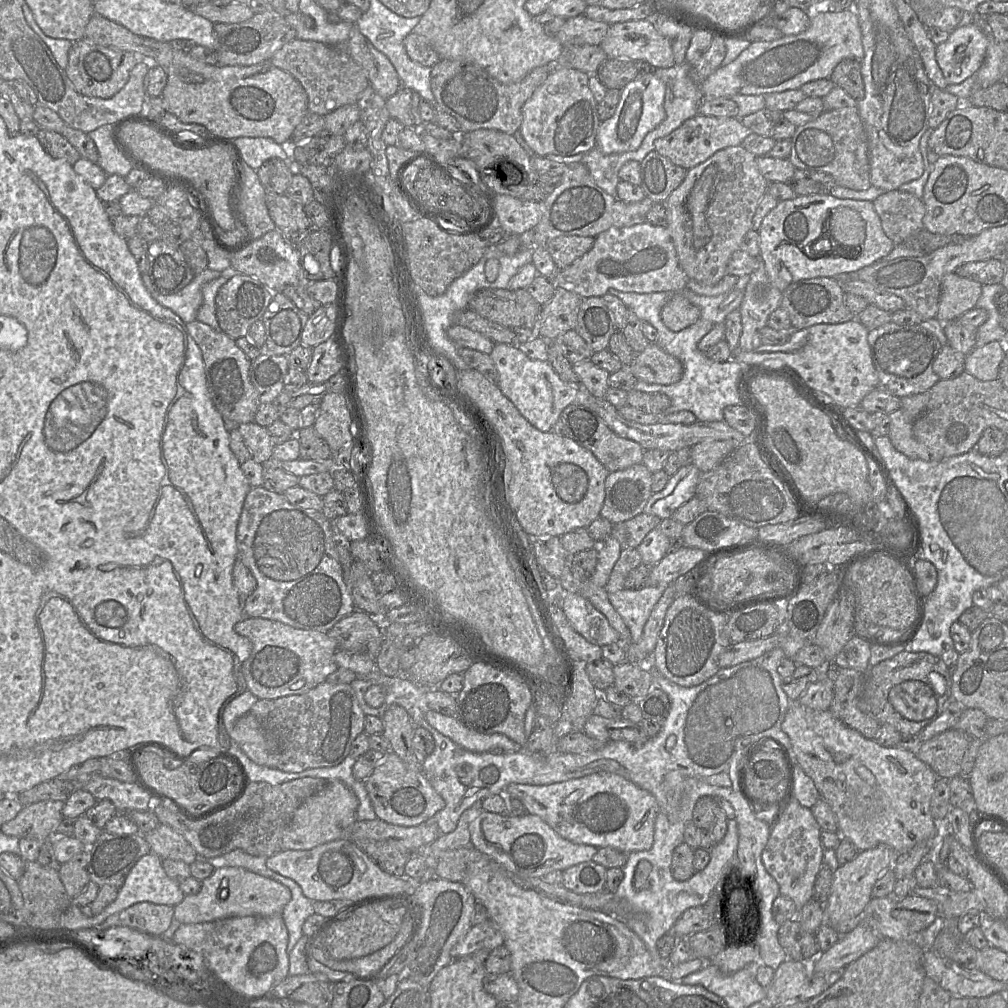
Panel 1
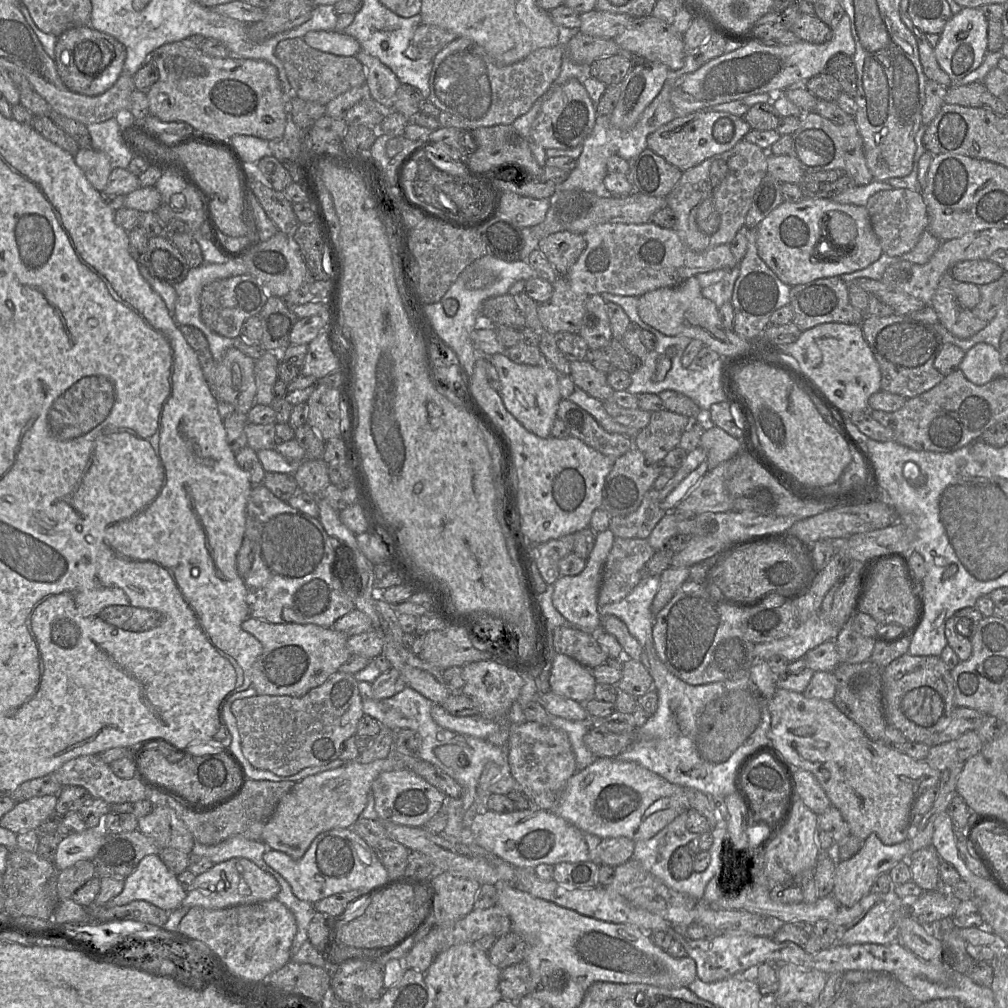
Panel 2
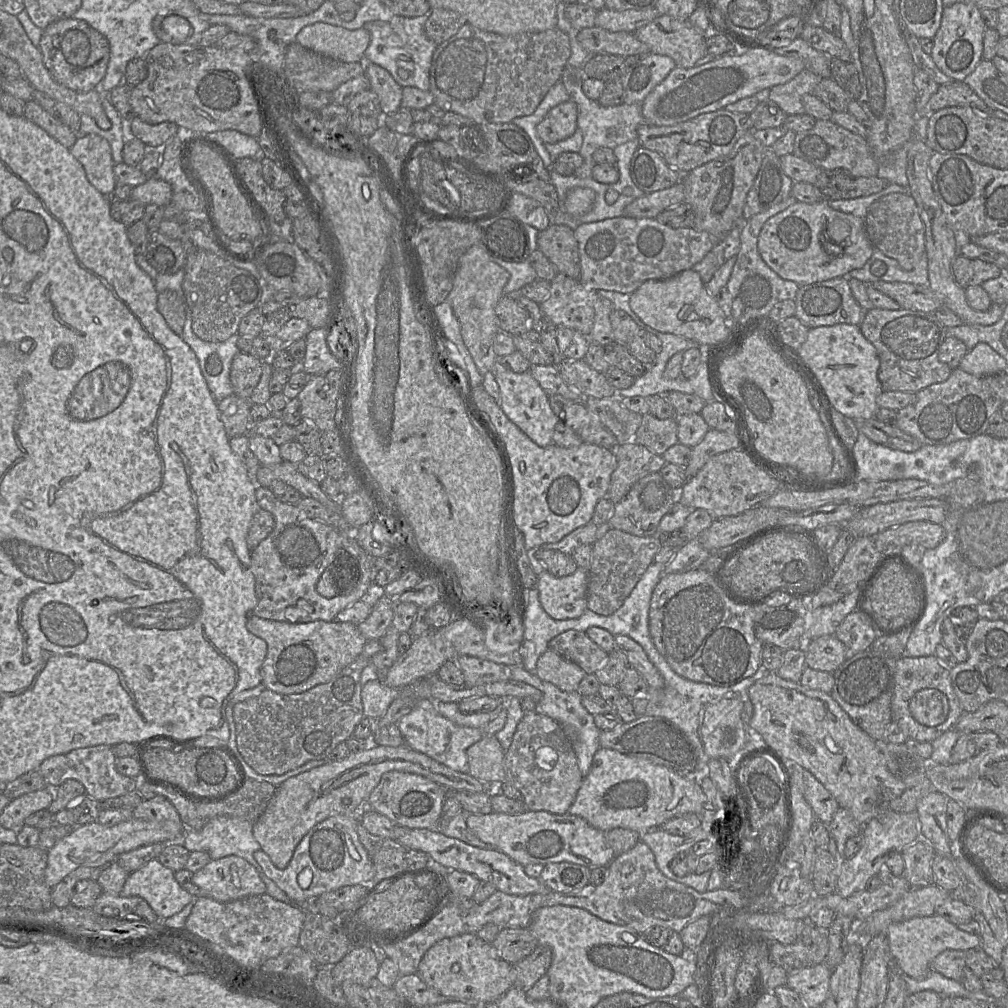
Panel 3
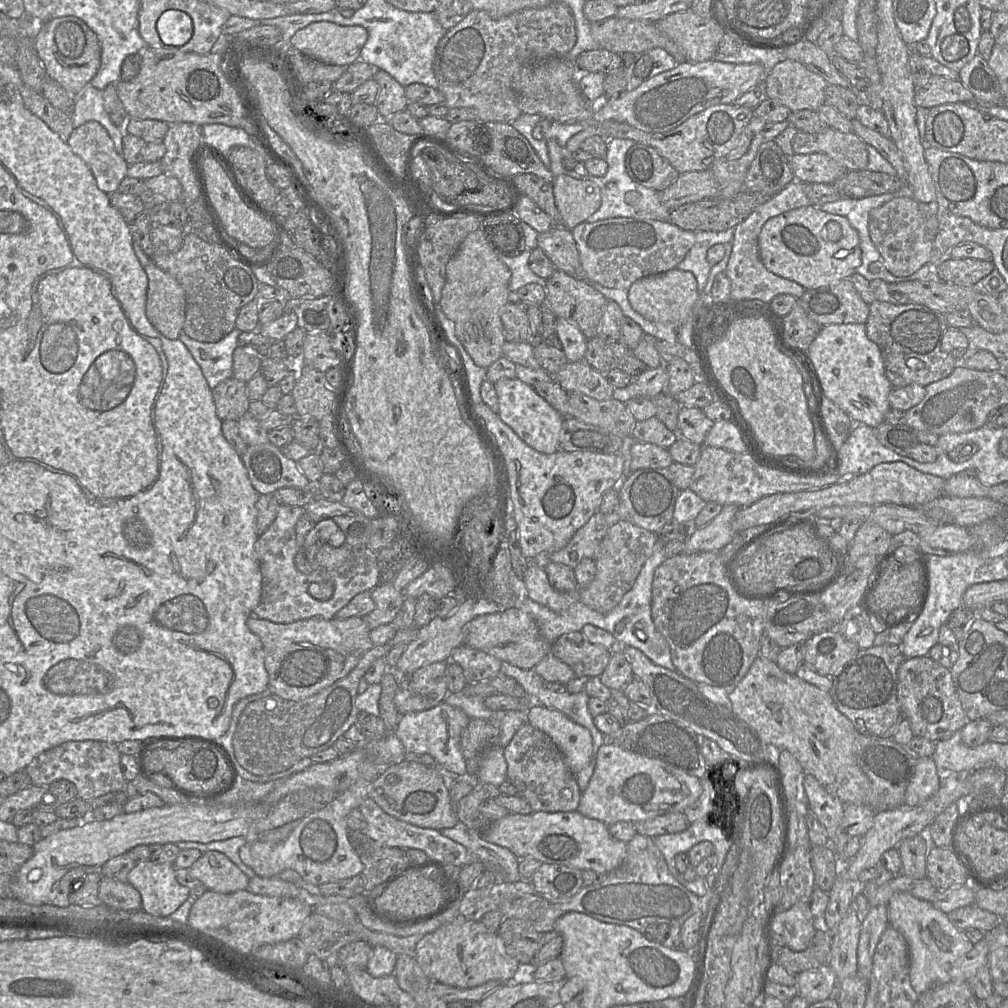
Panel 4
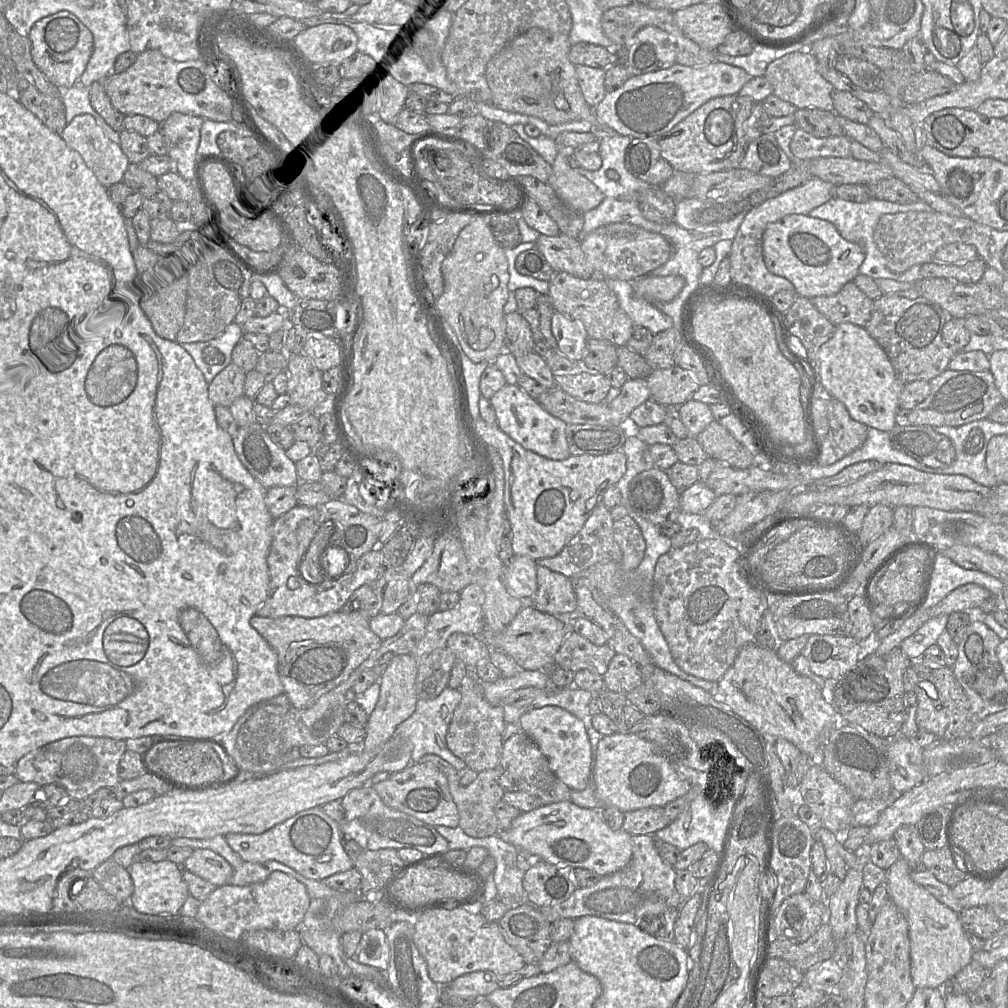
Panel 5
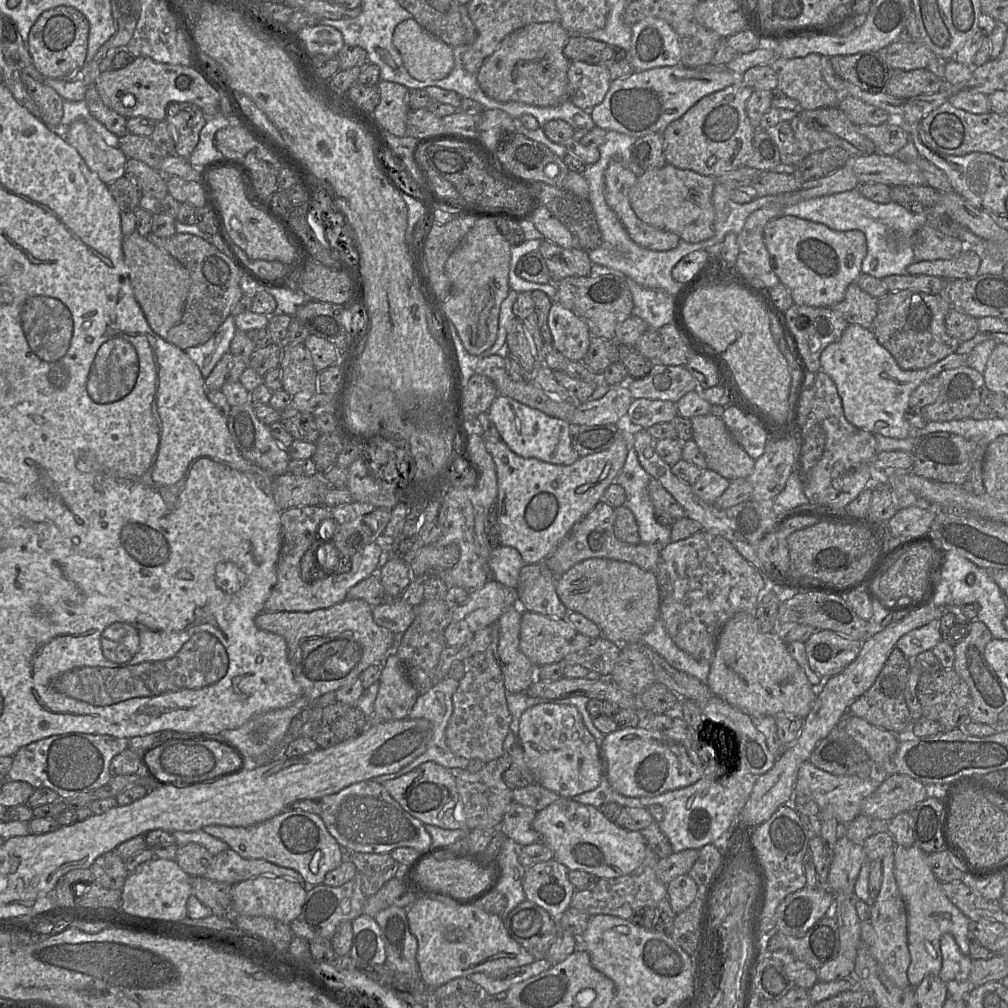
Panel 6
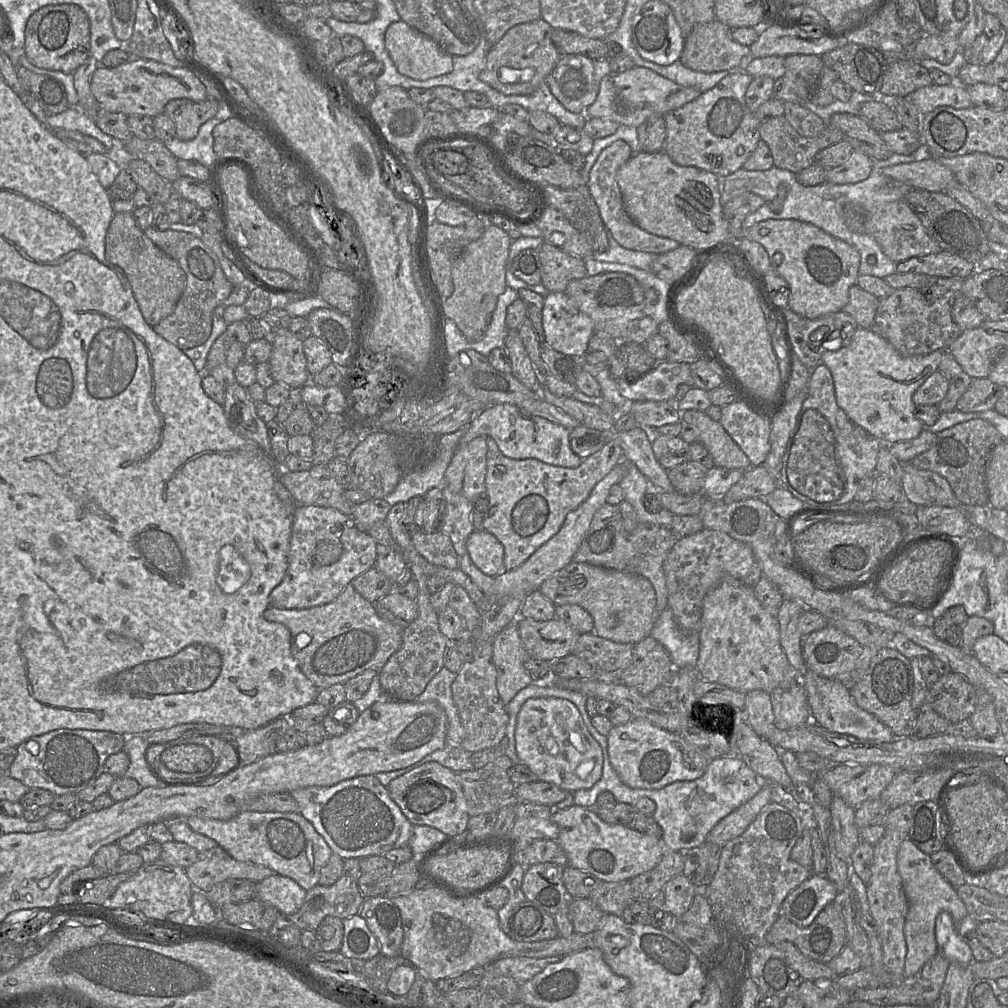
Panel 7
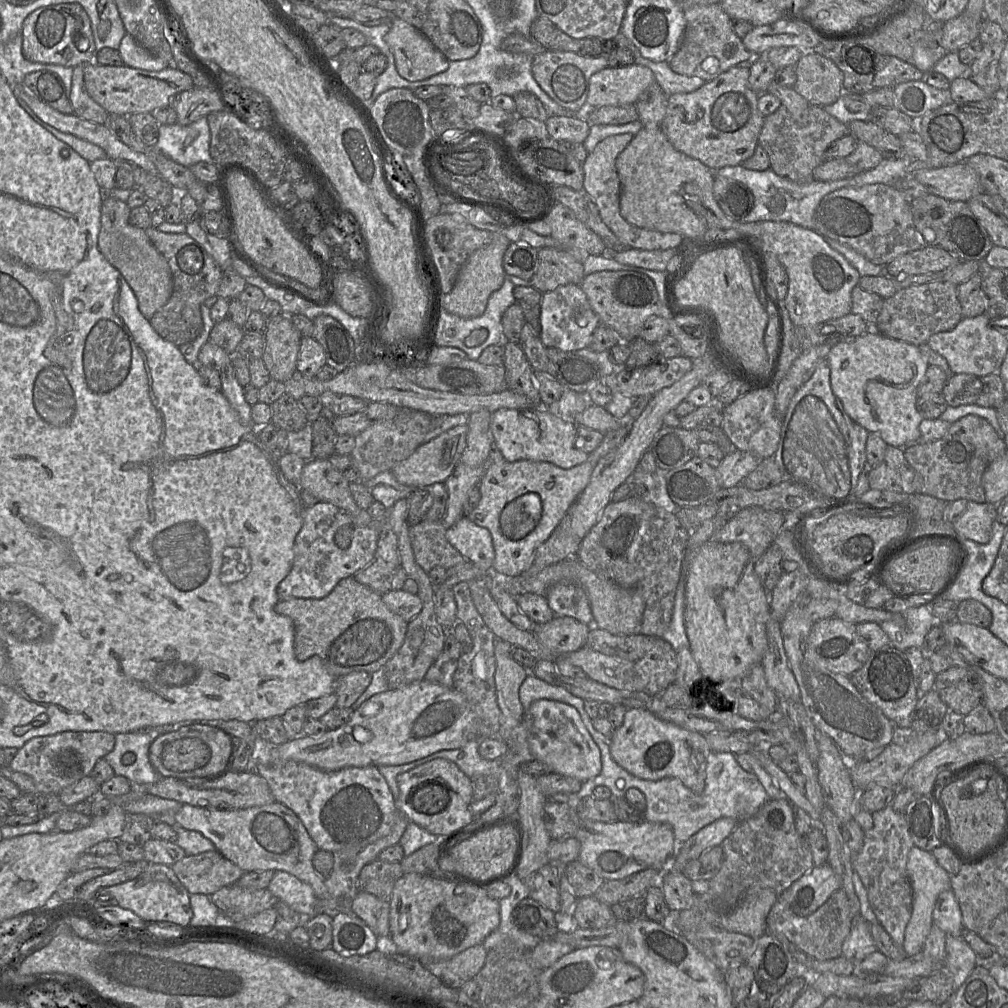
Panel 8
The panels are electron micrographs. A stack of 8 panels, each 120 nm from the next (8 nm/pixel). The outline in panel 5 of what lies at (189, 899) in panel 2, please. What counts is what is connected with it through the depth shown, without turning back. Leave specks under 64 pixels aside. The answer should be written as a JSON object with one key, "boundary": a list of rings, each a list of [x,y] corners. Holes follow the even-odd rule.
{"boundary":[[[194,849],[182,869],[209,881],[216,887],[230,883],[234,868],[219,854],[210,849]]]}

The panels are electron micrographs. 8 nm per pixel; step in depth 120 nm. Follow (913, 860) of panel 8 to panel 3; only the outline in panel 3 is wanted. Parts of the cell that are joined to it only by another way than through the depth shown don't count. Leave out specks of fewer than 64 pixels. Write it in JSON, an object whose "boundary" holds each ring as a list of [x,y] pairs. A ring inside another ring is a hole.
{"boundary":[[[936,914],[892,923],[888,927],[887,937],[893,963],[905,975],[916,980],[922,980],[928,975],[932,961],[945,950],[968,951],[981,947],[980,936],[962,931],[957,925]]]}

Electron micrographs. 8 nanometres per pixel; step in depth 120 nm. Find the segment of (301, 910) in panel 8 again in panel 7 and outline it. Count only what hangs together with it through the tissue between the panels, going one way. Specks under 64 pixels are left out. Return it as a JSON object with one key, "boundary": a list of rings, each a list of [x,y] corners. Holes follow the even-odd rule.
{"boundary":[[[275,874],[256,883],[256,898],[275,907],[280,913],[296,913],[304,903],[306,890],[293,879]]]}

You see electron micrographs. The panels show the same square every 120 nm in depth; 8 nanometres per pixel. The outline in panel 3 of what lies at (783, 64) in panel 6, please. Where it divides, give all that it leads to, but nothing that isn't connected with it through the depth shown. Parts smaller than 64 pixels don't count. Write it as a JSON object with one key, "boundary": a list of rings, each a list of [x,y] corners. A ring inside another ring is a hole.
{"boundary":[[[805,68],[787,83],[773,86],[769,99],[787,115],[803,114],[805,110],[802,99],[806,94],[813,94],[820,80],[818,75]]]}

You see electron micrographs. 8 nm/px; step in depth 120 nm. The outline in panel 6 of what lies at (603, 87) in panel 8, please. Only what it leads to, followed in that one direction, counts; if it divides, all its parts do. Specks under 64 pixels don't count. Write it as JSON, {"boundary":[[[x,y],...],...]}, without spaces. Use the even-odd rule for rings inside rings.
{"boundary":[[[683,65],[664,66],[645,71],[633,71],[629,76],[611,81],[603,101],[590,110],[596,126],[604,130],[617,131],[636,138],[663,131],[675,120],[682,117],[703,97],[720,91],[739,81],[739,75],[729,71],[710,71],[687,68]]]}

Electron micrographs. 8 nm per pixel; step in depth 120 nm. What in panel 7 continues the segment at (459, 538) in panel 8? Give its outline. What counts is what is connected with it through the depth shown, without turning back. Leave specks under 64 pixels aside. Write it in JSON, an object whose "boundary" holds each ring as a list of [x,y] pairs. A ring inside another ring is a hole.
{"boundary":[[[475,529],[466,547],[471,560],[483,573],[496,577],[504,570],[504,548],[492,533]]]}

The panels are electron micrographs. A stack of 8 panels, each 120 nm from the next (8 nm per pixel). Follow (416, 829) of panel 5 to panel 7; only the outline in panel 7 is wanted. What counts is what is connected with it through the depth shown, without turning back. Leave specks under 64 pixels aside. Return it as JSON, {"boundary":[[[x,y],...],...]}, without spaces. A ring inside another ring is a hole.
{"boundary":[[[375,775],[358,776],[333,786],[311,786],[290,792],[307,819],[343,859],[384,855],[389,850],[408,844],[413,825],[391,798],[388,788]]]}

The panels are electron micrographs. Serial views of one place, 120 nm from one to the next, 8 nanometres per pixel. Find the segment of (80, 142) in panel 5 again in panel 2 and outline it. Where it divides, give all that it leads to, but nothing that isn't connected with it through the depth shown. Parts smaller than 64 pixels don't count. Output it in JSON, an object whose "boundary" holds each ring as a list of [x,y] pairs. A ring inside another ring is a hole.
{"boundary":[[[91,147],[79,149],[74,160],[91,185],[103,193],[112,171],[110,157],[106,153]]]}

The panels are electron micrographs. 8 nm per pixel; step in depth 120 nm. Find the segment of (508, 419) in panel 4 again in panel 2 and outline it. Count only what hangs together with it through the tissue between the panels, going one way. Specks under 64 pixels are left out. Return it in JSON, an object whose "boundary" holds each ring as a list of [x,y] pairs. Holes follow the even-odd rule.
{"boundary":[[[505,352],[494,354],[489,359],[497,370],[500,382],[499,394],[506,409],[529,432],[540,438],[551,437],[558,404],[562,400],[558,372],[545,363],[534,366],[517,364],[511,361]]]}

